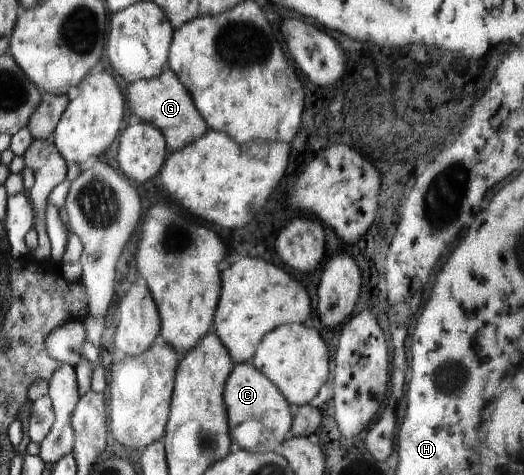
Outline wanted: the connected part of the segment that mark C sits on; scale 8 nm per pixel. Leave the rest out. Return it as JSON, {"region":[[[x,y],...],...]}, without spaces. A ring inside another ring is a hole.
{"region":[[[247,363],[234,365],[224,387],[223,401],[227,410],[230,431],[234,432],[240,424],[244,424],[249,419],[254,419],[256,422],[260,422],[260,424],[256,424],[256,430],[262,428],[262,436],[268,436],[268,440],[266,438],[258,440],[258,434],[250,436],[250,432],[248,432],[248,436],[236,436],[234,438],[234,442],[239,442],[242,445],[252,445],[252,448],[256,448],[256,451],[249,448],[250,452],[267,453],[268,451],[274,451],[285,440],[286,432],[293,425],[289,402],[274,386],[274,383],[269,378],[266,378],[265,374],[258,372],[254,365]]]}

